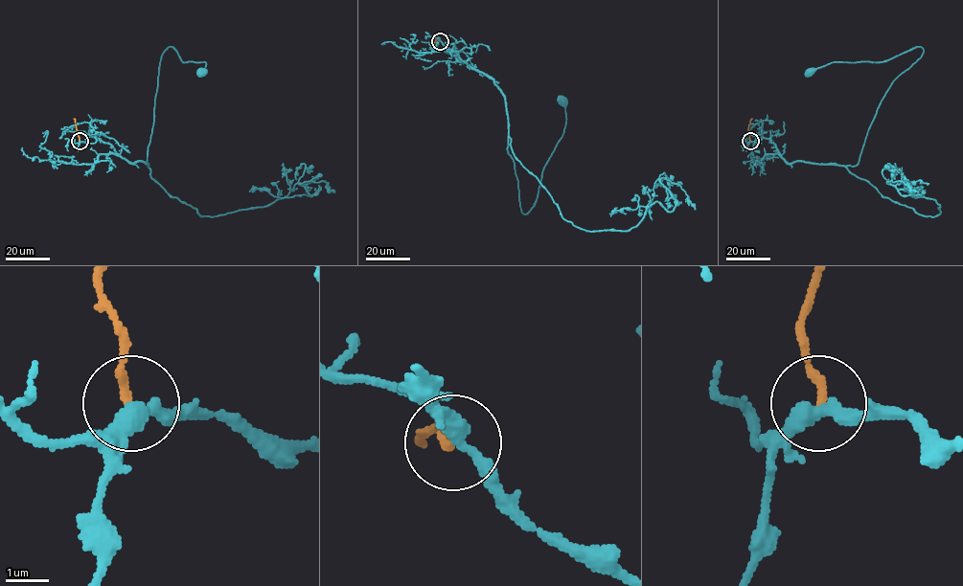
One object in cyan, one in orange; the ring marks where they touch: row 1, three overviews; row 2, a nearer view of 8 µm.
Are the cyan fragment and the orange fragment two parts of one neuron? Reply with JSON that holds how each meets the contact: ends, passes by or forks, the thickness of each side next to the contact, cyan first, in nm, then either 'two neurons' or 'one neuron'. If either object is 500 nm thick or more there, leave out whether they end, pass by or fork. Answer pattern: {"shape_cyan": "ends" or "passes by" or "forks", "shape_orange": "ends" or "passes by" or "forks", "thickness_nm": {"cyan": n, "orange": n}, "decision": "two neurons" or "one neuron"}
{"shape_cyan": "passes by", "shape_orange": "ends", "thickness_nm": {"cyan": 380, "orange": 200}, "decision": "two neurons"}

